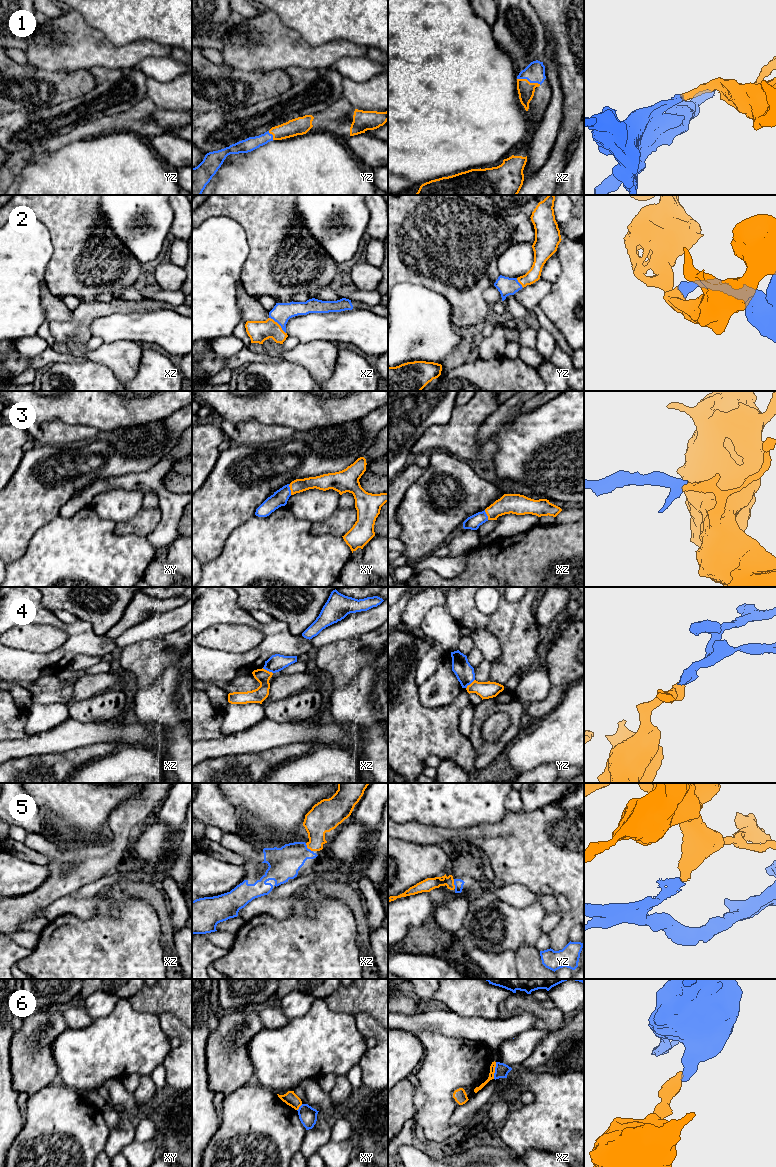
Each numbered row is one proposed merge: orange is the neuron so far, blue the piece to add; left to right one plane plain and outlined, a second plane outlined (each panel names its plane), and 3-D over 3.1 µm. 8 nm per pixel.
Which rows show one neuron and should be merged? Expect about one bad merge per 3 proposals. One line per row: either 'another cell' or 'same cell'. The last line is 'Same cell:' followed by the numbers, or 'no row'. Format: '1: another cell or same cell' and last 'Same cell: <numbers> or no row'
1: same cell
2: same cell
3: same cell
4: another cell
5: same cell
6: another cell
Same cell: 1, 2, 3, 5

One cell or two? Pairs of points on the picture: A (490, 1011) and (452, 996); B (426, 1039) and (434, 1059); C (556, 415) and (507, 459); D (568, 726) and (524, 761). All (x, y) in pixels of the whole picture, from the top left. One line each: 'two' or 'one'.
A: one
B: one
C: one
D: one

